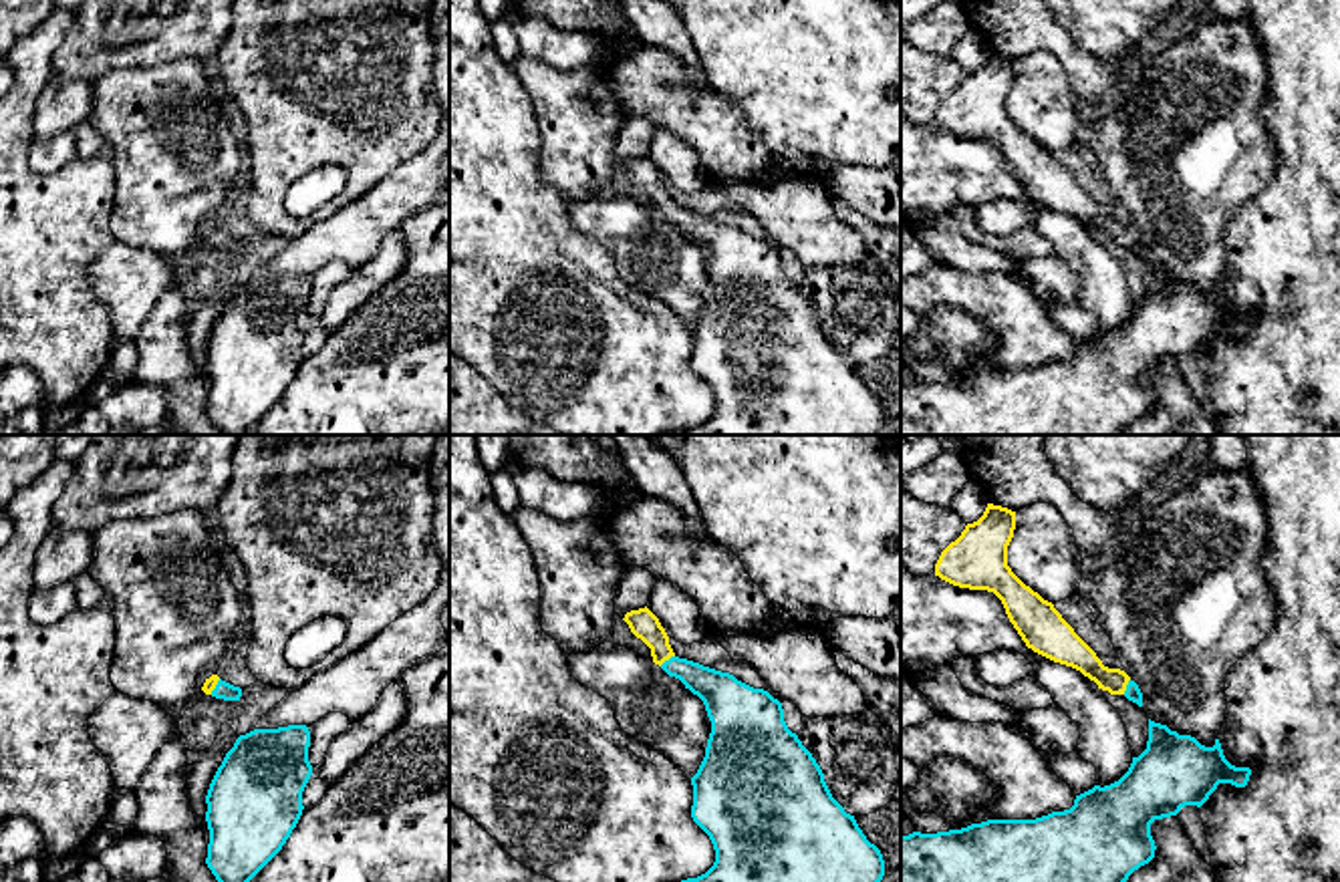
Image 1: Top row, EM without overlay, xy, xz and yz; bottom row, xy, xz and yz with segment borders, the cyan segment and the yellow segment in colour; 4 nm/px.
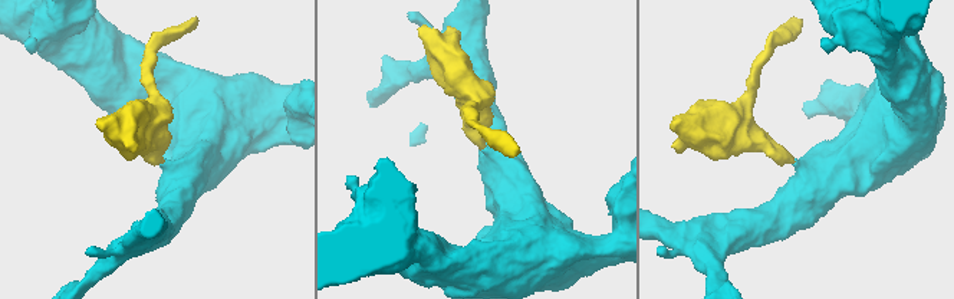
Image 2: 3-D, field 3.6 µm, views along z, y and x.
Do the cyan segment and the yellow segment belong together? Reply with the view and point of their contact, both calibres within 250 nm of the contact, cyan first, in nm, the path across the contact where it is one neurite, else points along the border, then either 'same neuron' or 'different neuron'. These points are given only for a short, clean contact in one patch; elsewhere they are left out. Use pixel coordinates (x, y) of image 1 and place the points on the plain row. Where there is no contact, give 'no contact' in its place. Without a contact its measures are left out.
xz (665, 210) | 160/110 nm | across xz (720, 240), (665, 210), (659, 192), (643, 172) | same neuron

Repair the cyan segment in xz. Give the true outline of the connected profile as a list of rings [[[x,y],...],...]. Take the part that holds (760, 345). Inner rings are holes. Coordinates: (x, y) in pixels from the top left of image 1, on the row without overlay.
[[[647,155],[623,169],[651,197],[653,211],[703,250],[711,270],[705,306],[691,326],[691,366],[709,385],[715,411],[705,423],[669,435],[879,435],[881,399],[832,346],[820,314],[788,278],[782,252],[729,222],[679,207]]]

